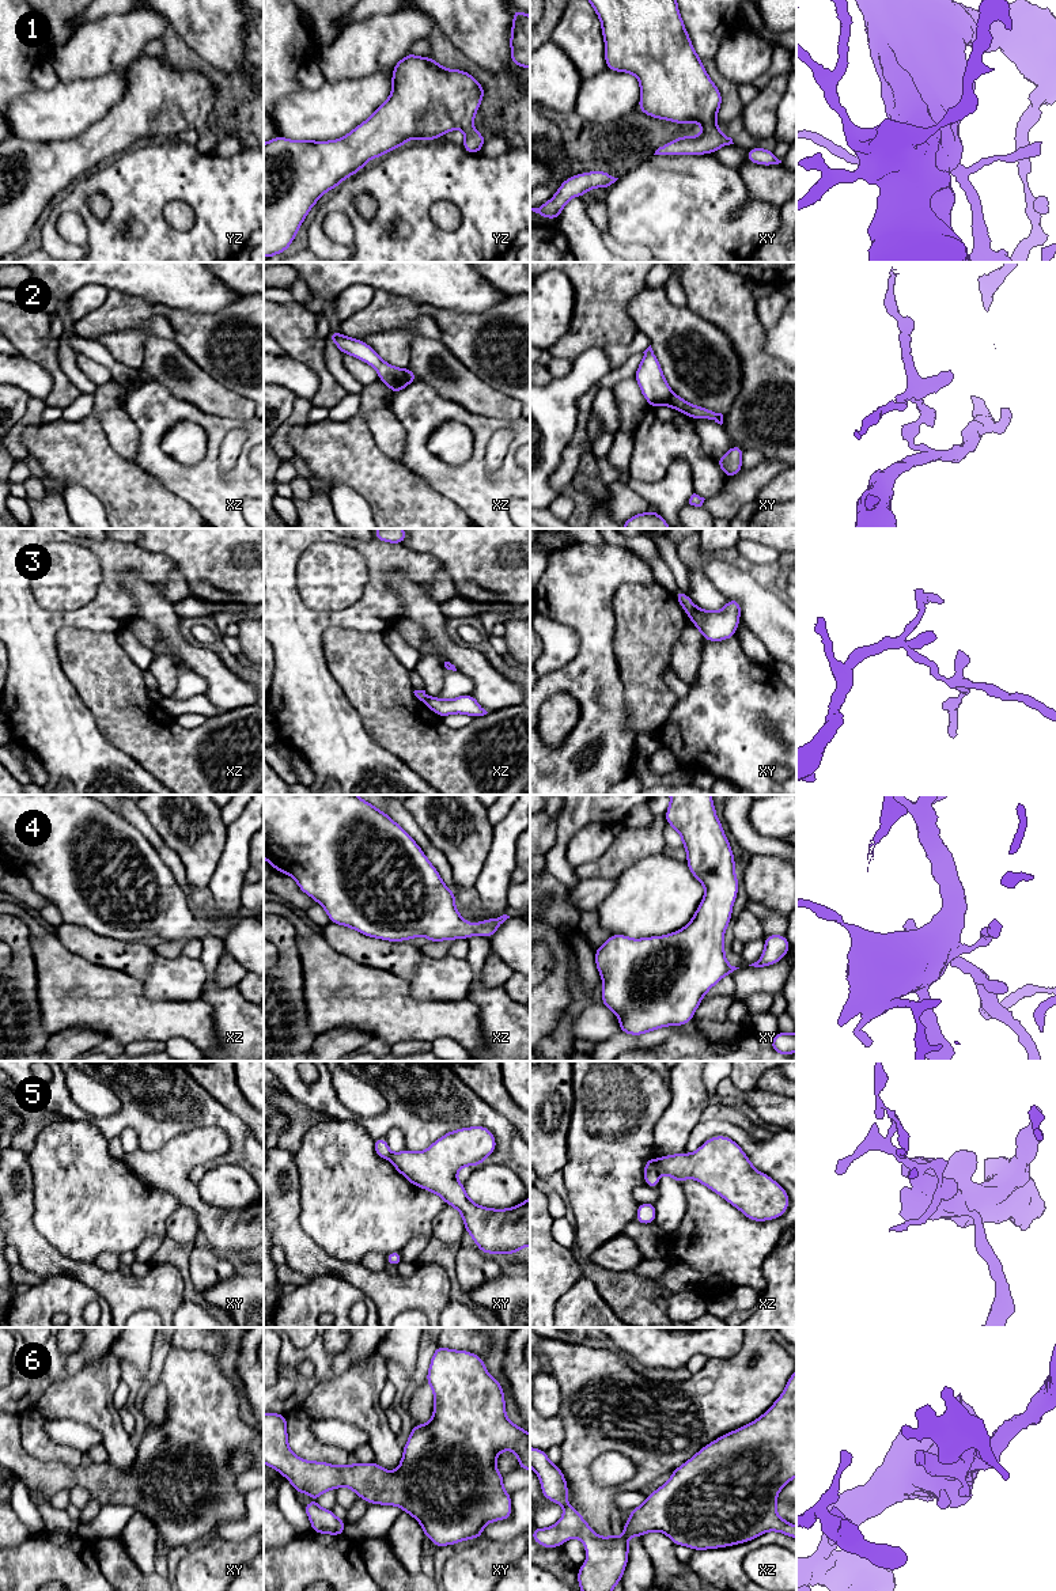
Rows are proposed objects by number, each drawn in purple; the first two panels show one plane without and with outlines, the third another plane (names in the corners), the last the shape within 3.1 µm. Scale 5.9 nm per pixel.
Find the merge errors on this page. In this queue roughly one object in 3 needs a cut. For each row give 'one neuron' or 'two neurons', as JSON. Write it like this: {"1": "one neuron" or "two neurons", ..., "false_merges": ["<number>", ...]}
{"1": "one neuron", "2": "two neurons", "3": "two neurons", "4": "one neuron", "5": "two neurons", "6": "one neuron", "false_merges": ["2", "3", "5"]}

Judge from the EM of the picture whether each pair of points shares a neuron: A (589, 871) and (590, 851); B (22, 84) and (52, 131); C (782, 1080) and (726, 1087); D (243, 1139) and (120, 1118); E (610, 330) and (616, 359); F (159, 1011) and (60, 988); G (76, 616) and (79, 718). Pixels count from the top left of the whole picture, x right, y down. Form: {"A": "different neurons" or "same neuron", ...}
{"A": "different neurons", "B": "different neurons", "C": "different neurons", "D": "same neuron", "E": "different neurons", "F": "same neuron", "G": "same neuron"}

